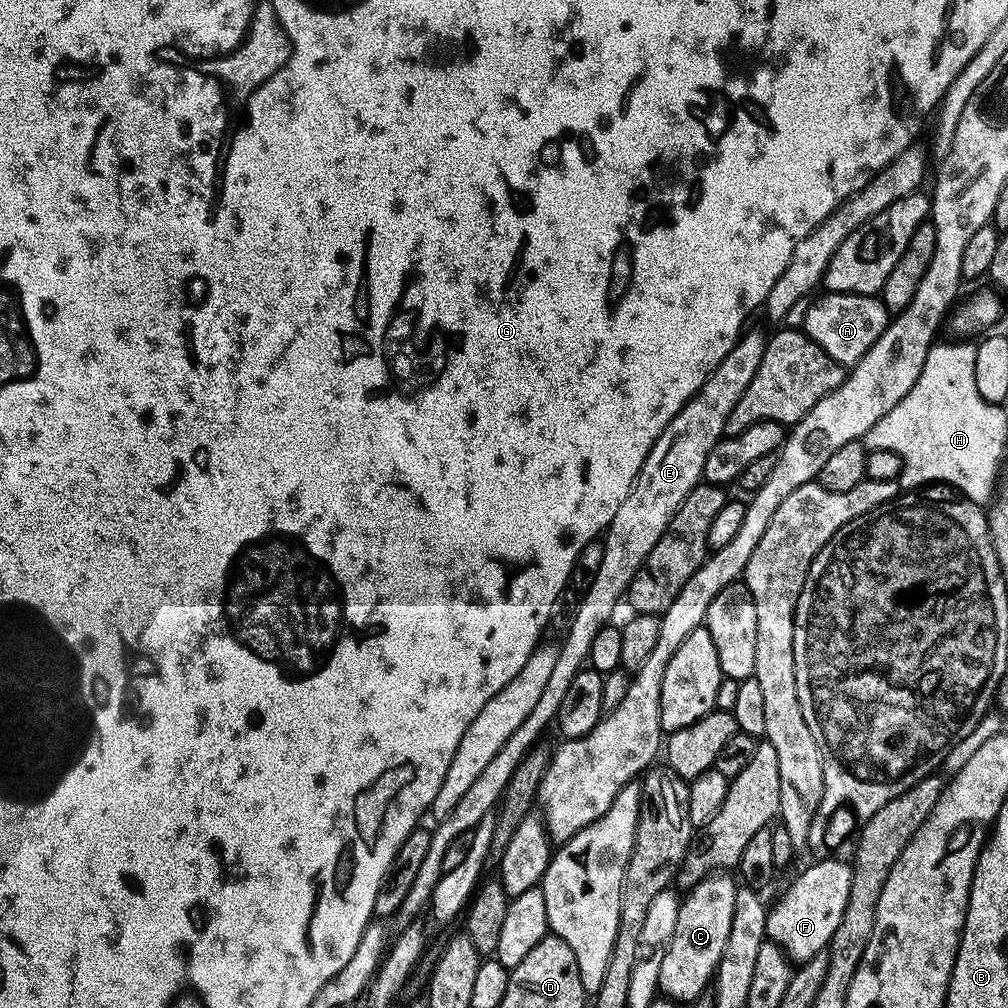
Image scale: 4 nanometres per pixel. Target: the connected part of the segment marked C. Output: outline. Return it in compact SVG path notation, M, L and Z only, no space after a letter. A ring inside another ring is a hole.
M709 873L681 901L677 925L659 970L659 991L667 999L693 1003L707 991L715 977L730 934L738 887L736 880L722 873Z

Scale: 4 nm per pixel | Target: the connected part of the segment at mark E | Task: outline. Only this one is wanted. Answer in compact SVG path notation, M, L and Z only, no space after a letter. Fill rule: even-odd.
M745 331L736 344L718 362L718 366L710 374L710 378L688 399L686 406L666 426L666 430L656 439L656 445L650 450L642 470L638 474L632 493L618 506L618 514L610 522L610 526L603 533L604 553L602 566L598 566L598 574L583 589L579 597L579 604L573 616L572 625L569 626L564 641L558 644L558 662L554 662L554 670L550 674L550 682L546 682L542 690L542 698L538 698L538 706L526 714L522 726L510 734L506 746L494 754L490 766L474 778L470 790L458 798L454 810L449 816L439 821L437 828L431 829L430 850L422 866L418 866L418 875L410 886L410 891L403 898L397 911L392 917L393 929L400 931L406 926L415 923L422 908L429 905L434 886L438 886L442 870L442 854L451 844L461 839L463 832L468 832L488 811L499 805L501 797L510 782L514 770L531 748L541 739L540 734L555 721L558 710L562 706L562 698L566 698L566 690L570 690L570 682L588 664L590 642L594 642L594 634L602 630L605 624L613 619L616 612L616 603L625 599L630 582L634 574L644 566L644 560L654 550L654 542L662 538L666 526L670 526L670 518L682 506L682 502L701 483L706 454L724 436L726 418L730 418L730 410L738 406L738 398L746 394L746 386L750 386L750 378L758 374L758 362L762 362L762 354L768 345L768 336L765 333Z

